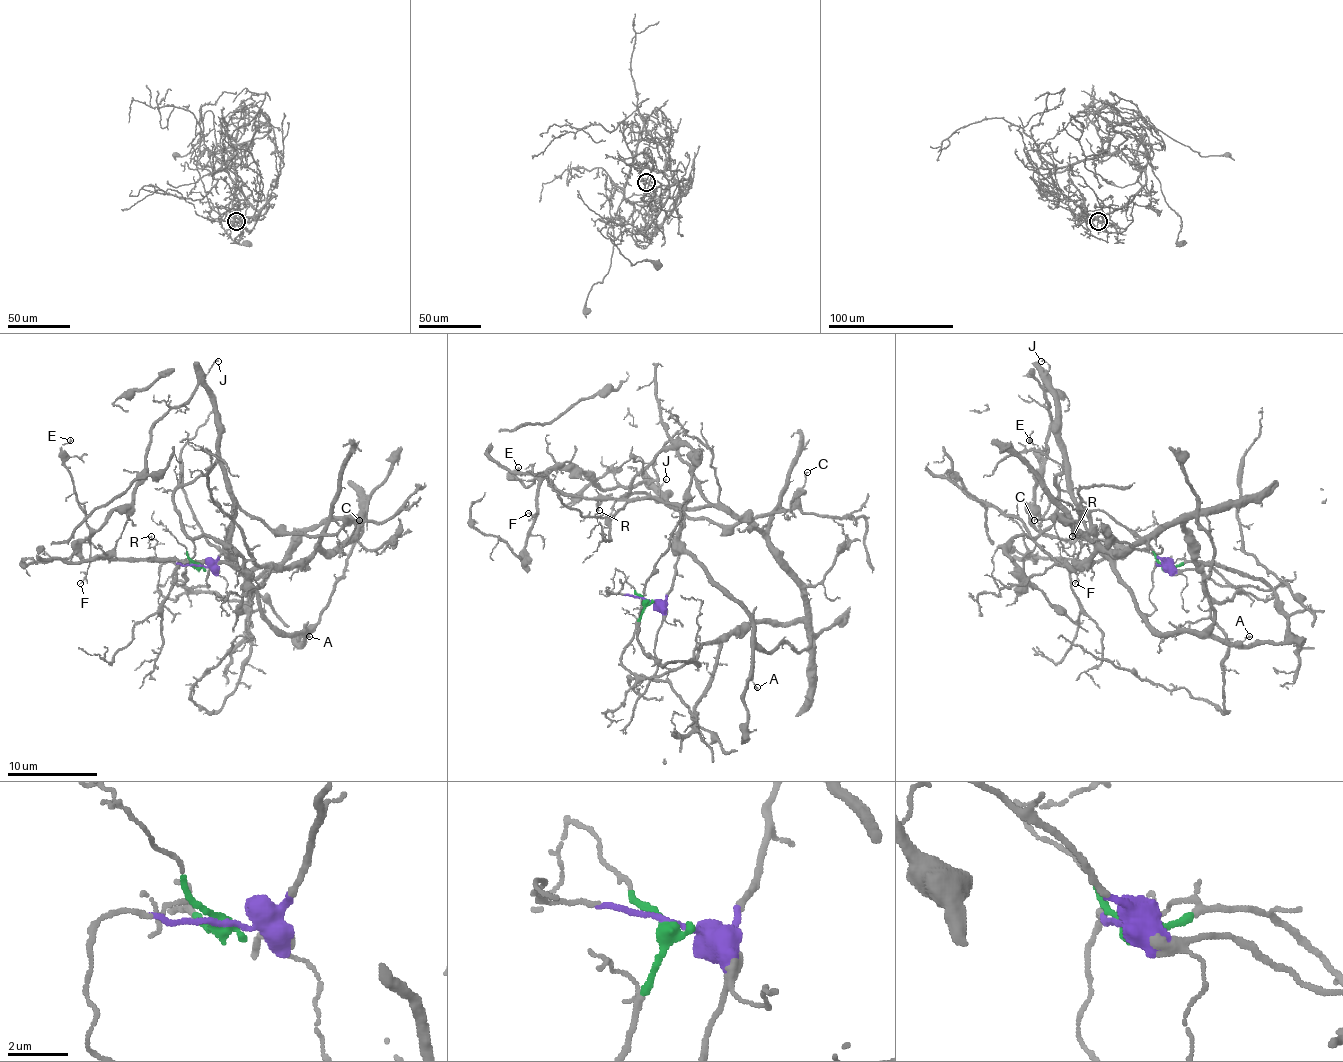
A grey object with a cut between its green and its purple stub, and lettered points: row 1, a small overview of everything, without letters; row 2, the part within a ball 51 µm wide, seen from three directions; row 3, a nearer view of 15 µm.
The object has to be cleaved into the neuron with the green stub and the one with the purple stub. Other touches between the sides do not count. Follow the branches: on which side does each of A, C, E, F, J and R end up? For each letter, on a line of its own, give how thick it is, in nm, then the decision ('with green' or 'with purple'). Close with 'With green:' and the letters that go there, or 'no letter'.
A: 130 nm | with purple
C: 130 nm | with purple
E: 130 nm | with purple
F: 110 nm | with purple
J: 90 nm | with purple
R: 70 nm | with green
With green: R

